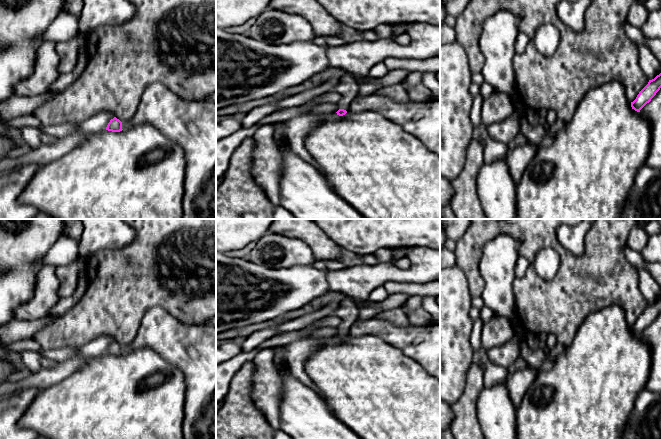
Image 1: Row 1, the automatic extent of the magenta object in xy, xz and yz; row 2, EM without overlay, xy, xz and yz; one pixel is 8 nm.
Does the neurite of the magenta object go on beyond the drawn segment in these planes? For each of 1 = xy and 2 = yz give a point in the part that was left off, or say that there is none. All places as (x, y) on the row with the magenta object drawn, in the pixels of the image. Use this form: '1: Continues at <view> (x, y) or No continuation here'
1: No continuation here
2: No continuation here

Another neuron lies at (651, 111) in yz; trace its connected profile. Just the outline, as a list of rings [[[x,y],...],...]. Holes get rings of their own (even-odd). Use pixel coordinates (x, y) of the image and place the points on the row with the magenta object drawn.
[[[661,88],[639,112],[648,120],[651,129],[651,145],[646,165],[661,169]]]

